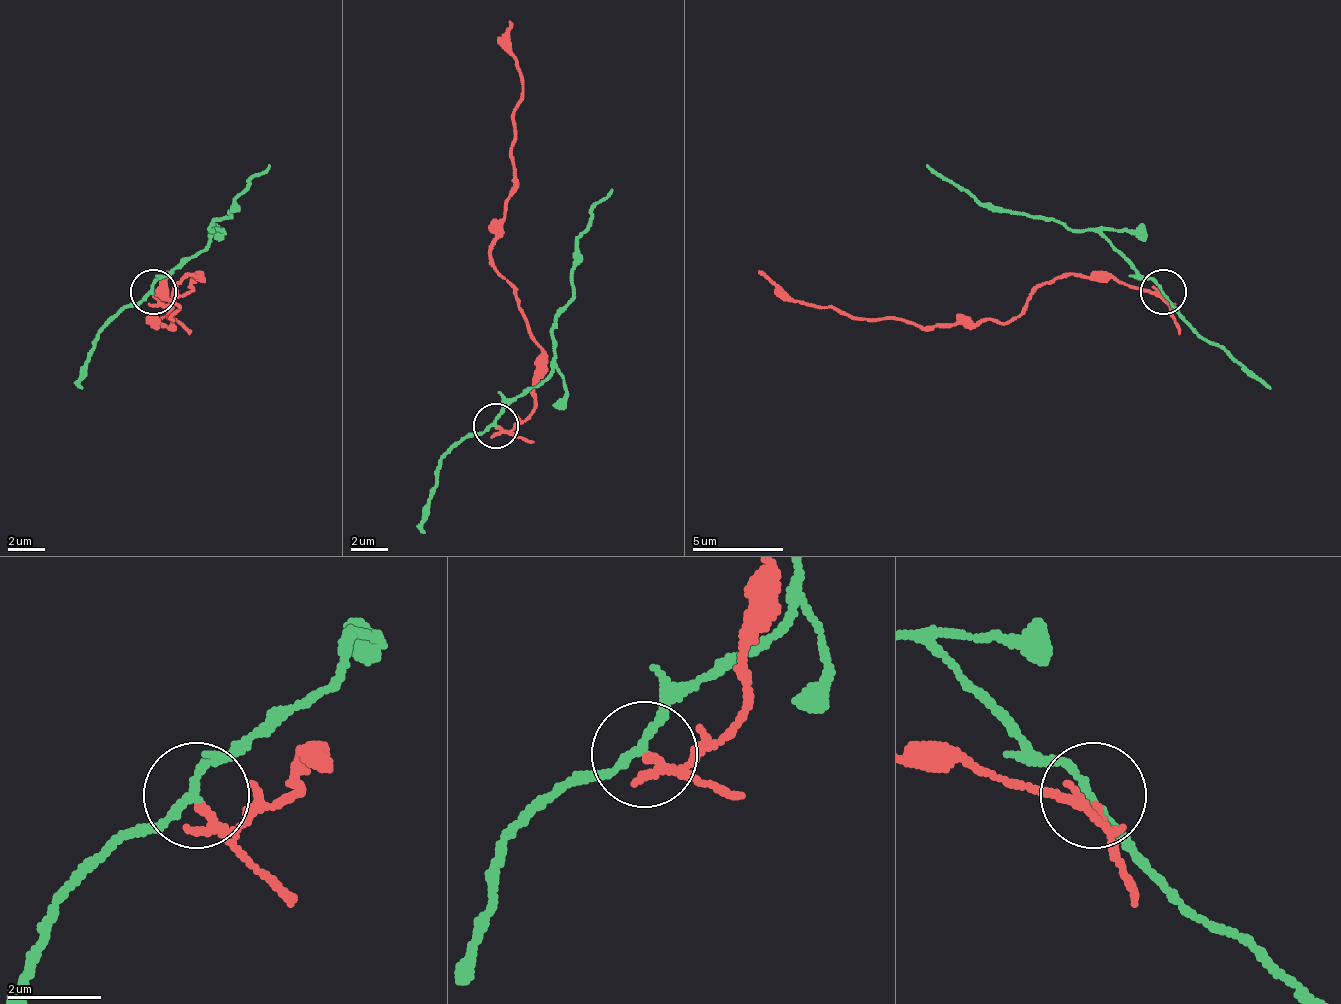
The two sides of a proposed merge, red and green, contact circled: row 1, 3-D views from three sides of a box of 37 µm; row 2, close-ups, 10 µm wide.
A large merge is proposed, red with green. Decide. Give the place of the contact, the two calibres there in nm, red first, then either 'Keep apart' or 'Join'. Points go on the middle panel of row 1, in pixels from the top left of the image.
Place: (495, 426). Thickness 90 nm (red) against 160 nm. Keep apart

